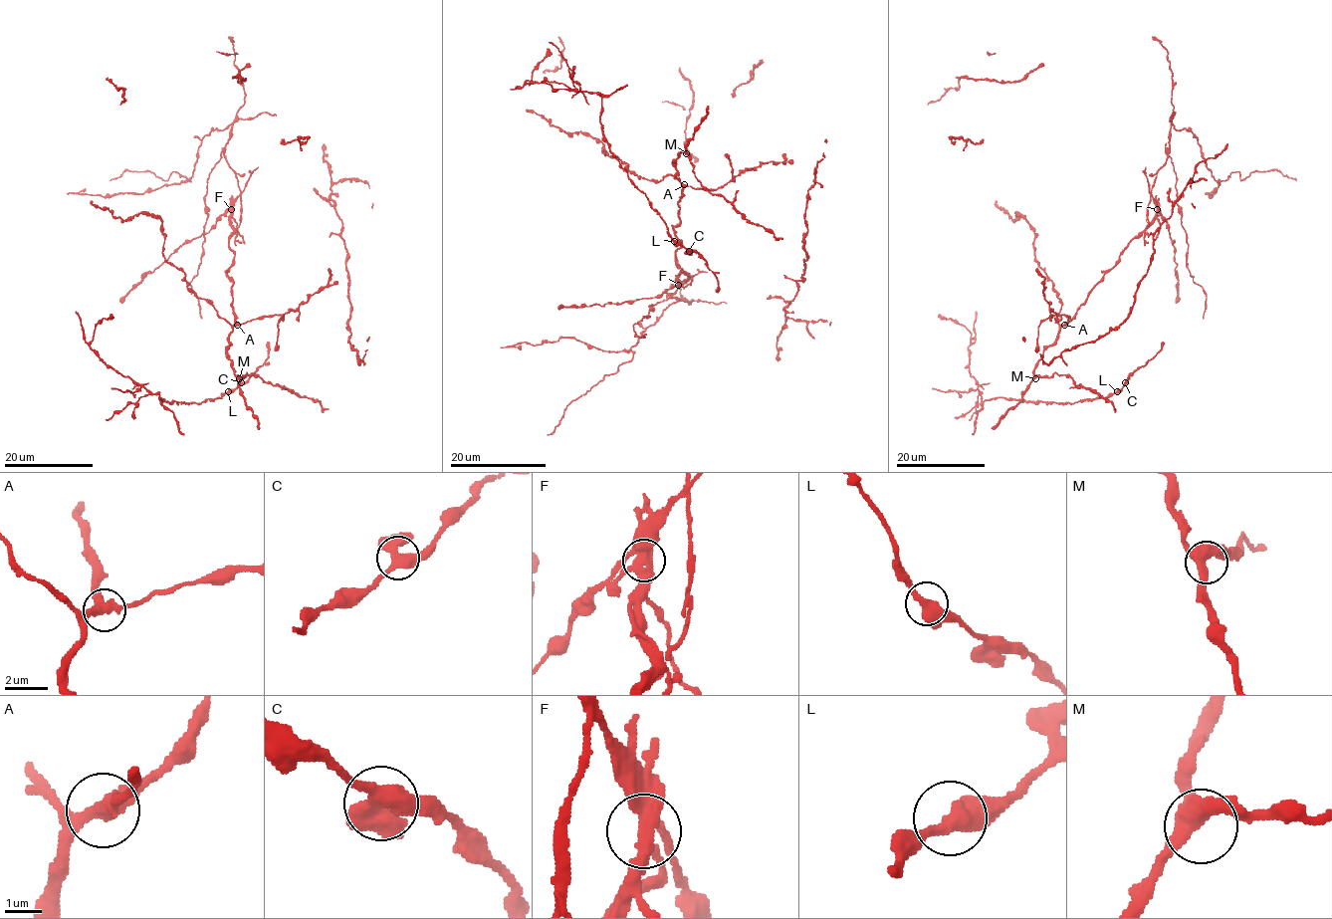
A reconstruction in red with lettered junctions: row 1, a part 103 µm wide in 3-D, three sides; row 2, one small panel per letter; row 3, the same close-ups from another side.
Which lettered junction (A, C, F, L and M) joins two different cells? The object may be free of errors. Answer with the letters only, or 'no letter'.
F

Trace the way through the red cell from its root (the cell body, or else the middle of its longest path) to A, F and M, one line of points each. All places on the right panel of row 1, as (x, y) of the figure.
A: (1099, 281), (1076, 314), (1064, 325)
F: (1099, 281), (1115, 265), (1120, 252), (1151, 222), (1157, 209)
M: (1099, 281), (1076, 314), (1059, 329), (1056, 340), (1044, 350), (1034, 370), (1035, 378)

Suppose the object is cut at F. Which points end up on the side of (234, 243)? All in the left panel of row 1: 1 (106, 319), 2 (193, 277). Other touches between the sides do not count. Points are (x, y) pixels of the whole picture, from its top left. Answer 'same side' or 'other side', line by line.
1: same side
2: other side

